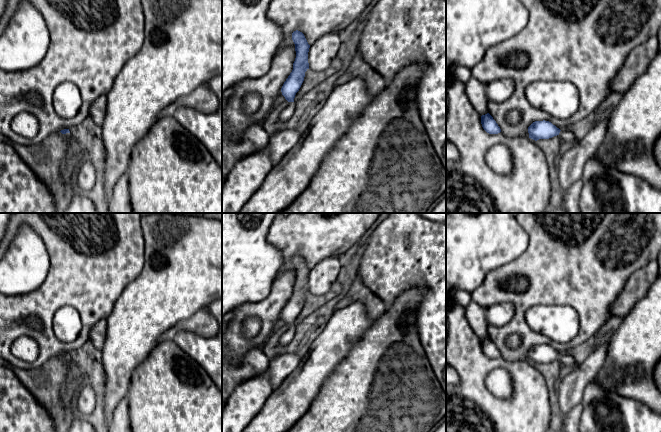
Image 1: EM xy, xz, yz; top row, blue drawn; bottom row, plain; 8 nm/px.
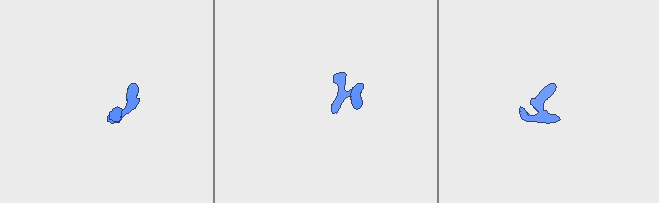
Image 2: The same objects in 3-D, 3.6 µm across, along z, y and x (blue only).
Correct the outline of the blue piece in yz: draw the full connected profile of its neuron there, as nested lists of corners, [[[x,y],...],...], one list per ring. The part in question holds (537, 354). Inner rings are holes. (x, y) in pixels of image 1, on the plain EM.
[[[535,345],[528,351],[529,362],[537,365],[539,363],[549,363],[554,360],[559,360],[562,364],[569,366],[571,369],[576,369],[579,365],[574,358],[567,354],[560,354],[549,345]]]

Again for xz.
[[[298,254],[292,257],[292,264],[295,268],[296,282],[293,287],[293,294],[284,306],[281,316],[288,325],[279,337],[281,347],[288,345],[295,335],[294,322],[299,315],[305,301],[305,296],[309,293],[308,276],[310,269],[308,268],[304,258]]]

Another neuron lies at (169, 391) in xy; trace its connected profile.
[[[173,340],[157,344],[134,370],[126,398],[131,432],[222,432],[222,392]]]

